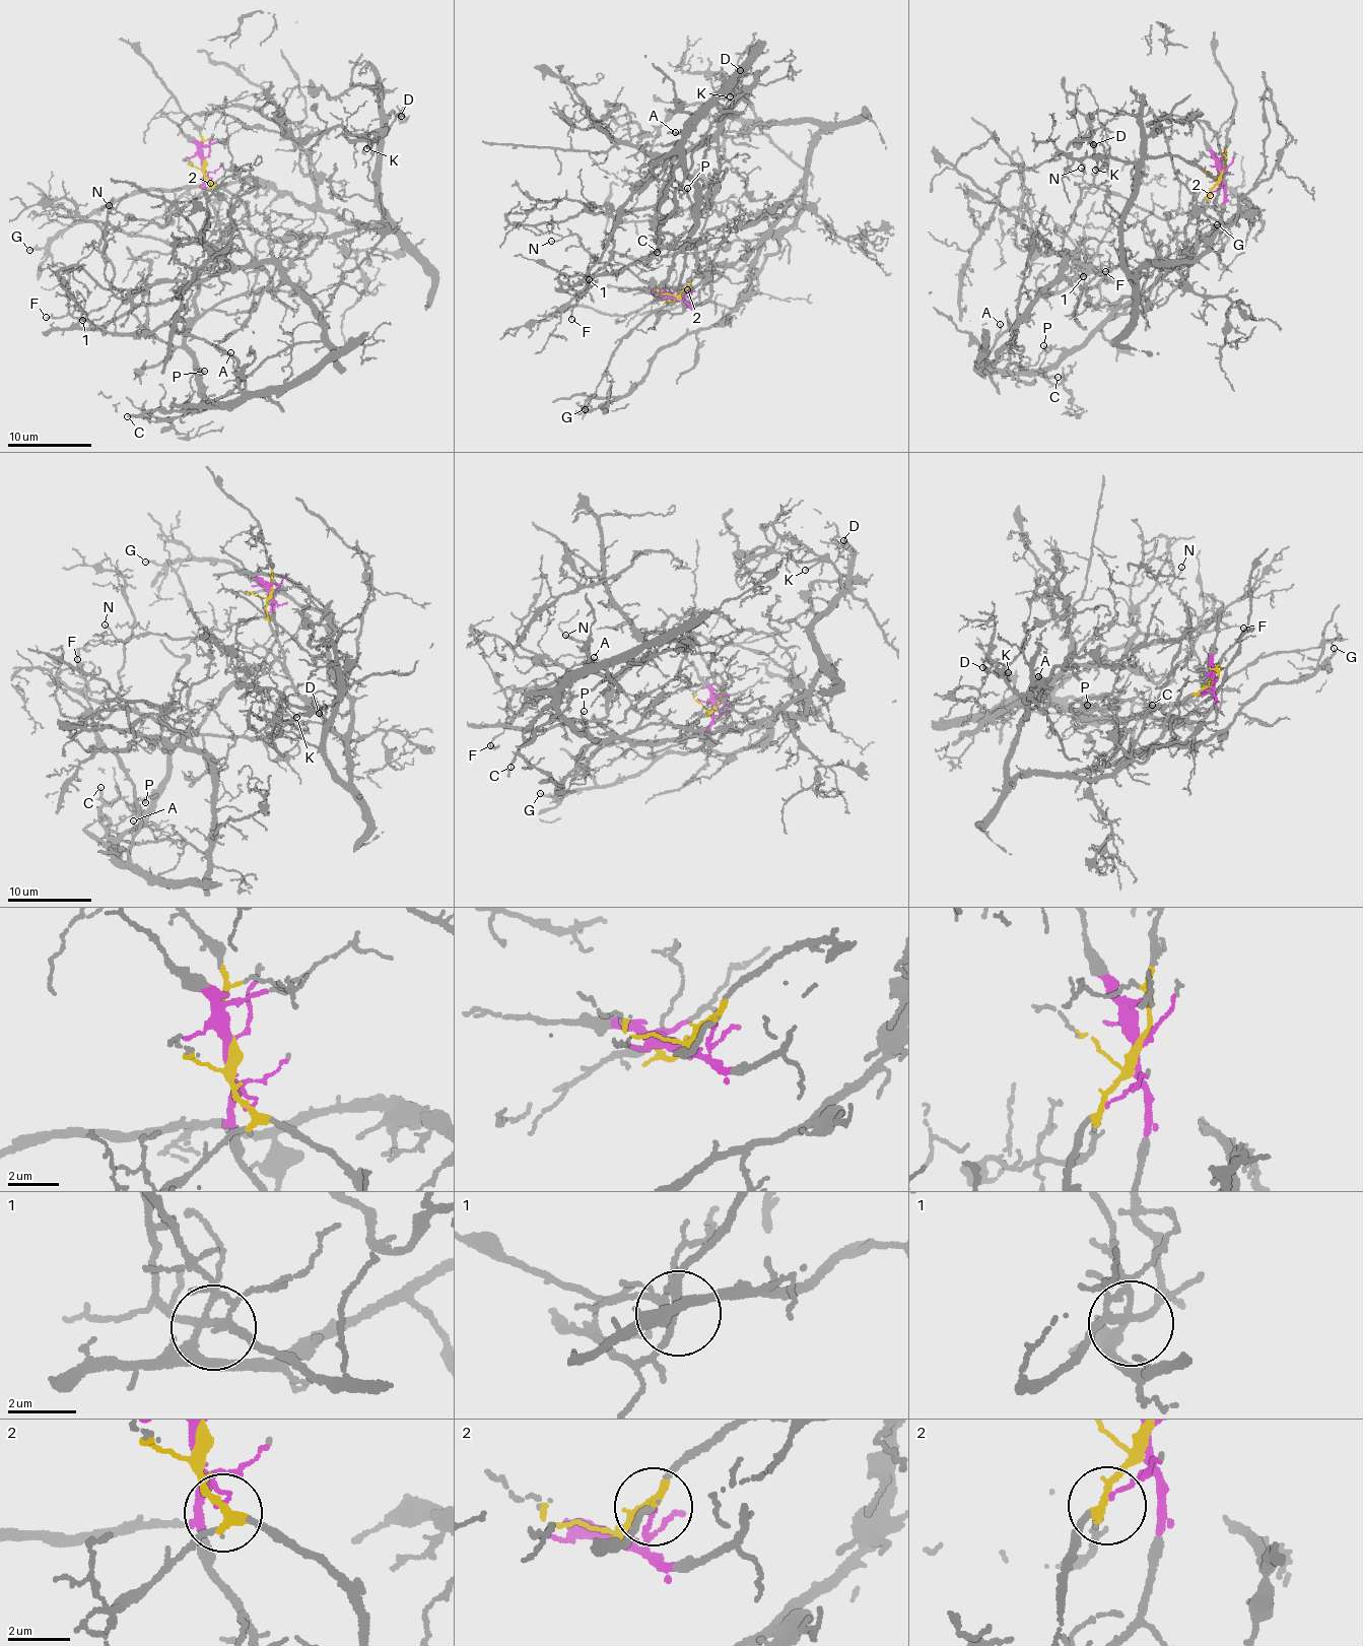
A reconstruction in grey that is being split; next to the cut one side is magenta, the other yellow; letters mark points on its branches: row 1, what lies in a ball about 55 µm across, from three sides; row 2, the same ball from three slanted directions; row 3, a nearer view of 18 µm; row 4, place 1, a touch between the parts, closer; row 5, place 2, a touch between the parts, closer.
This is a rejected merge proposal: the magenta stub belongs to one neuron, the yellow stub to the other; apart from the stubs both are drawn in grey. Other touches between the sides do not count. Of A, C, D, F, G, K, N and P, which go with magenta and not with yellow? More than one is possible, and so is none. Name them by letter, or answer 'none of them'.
A, C, F, P

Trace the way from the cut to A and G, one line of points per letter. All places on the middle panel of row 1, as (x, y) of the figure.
A: (676, 298), (694, 307), (711, 279), (686, 239), (700, 207), (683, 140), (694, 118), (675, 133)
G: (676, 298), (751, 252), (801, 186), (804, 212), (764, 240), (733, 310), (660, 346), (623, 396), (584, 409)

